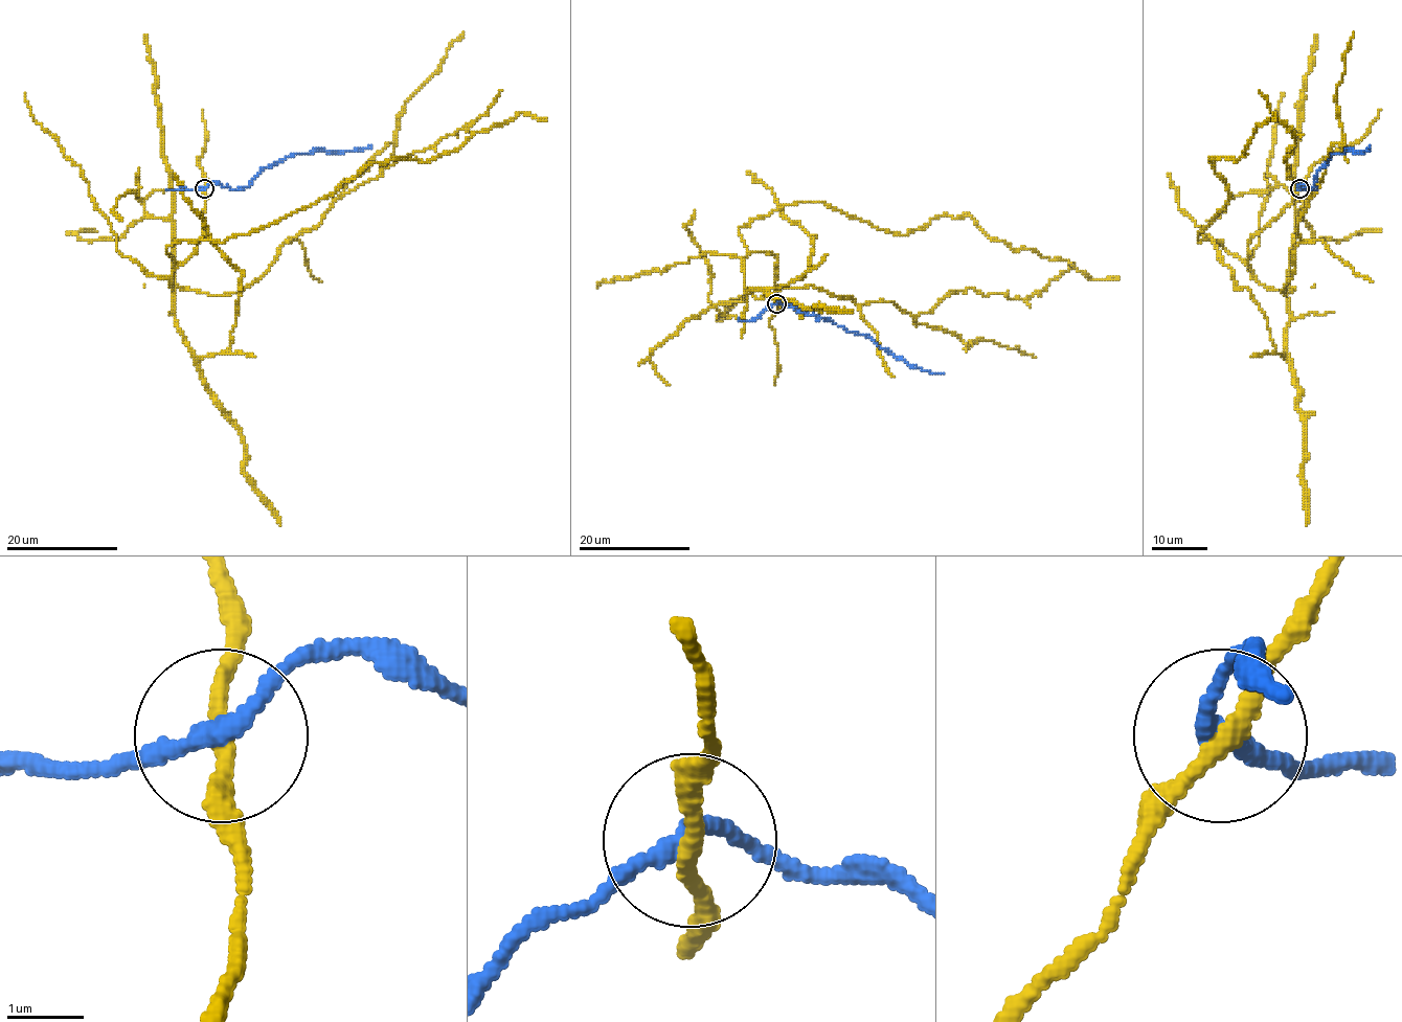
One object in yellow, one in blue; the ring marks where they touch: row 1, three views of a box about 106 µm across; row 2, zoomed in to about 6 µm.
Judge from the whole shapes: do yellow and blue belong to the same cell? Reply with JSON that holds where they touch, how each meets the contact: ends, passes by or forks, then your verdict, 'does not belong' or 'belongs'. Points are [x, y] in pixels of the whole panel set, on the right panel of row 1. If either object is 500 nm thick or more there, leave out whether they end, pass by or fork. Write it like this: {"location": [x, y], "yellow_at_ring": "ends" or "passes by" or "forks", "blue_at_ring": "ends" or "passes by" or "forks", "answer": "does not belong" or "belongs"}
{"location": [1299, 188], "yellow_at_ring": "passes by", "blue_at_ring": "passes by", "answer": "belongs"}

